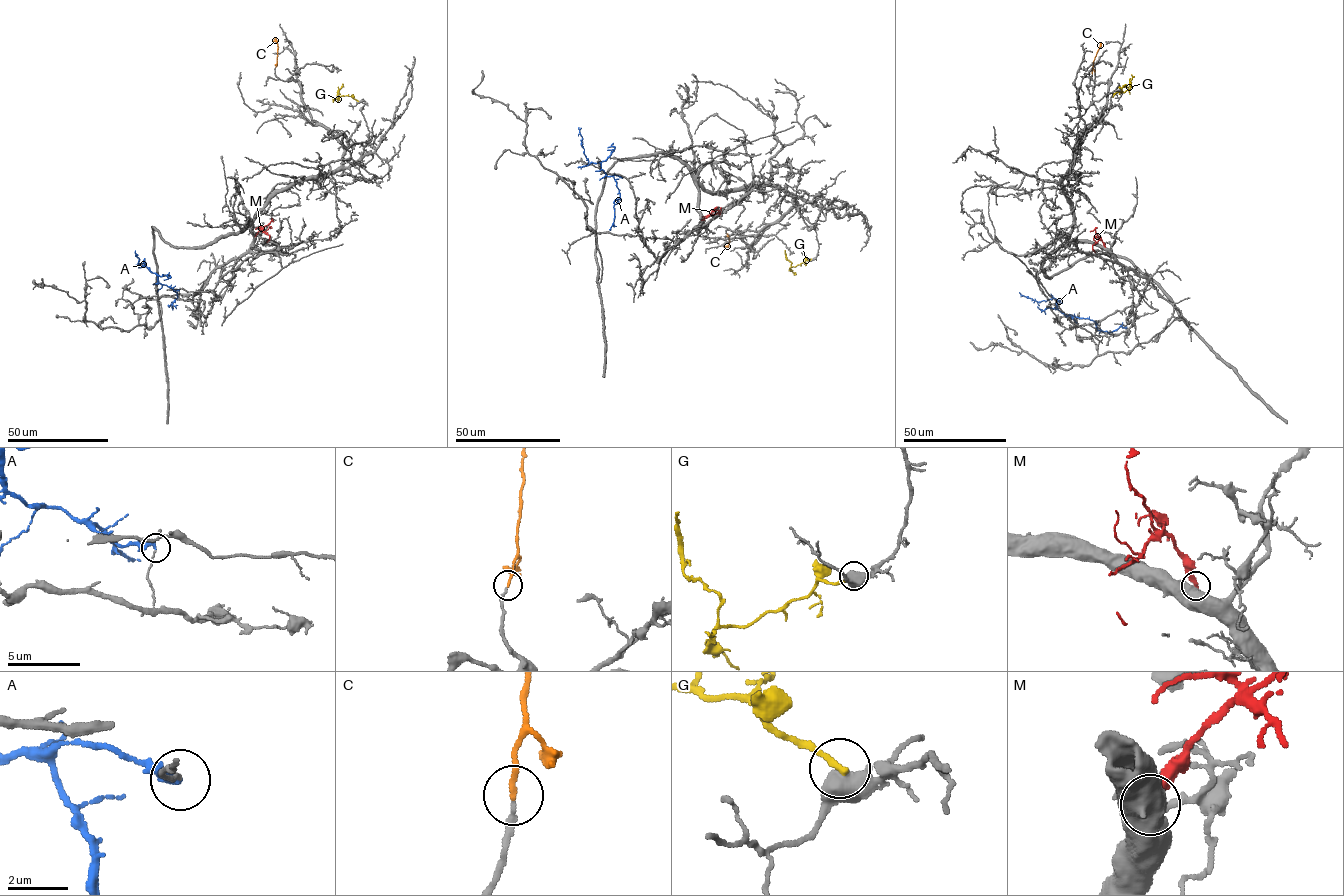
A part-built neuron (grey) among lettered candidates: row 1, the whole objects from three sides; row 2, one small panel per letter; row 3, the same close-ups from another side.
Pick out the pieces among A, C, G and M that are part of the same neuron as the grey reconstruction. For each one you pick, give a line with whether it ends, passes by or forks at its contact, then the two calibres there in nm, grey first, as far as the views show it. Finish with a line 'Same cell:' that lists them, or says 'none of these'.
C: it ends there; 200 nm thick on the grey side, 180 nm on the other
Same cell: C

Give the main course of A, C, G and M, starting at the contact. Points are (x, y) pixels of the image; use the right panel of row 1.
A: (1074, 318), (1057, 308), (1055, 298), (1038, 302), (1019, 292)
C: (1092, 73), (1100, 42)
G: (1121, 91), (1123, 87), (1127, 87), (1113, 97)
M: (1105, 246), (1095, 228), (1090, 231)

